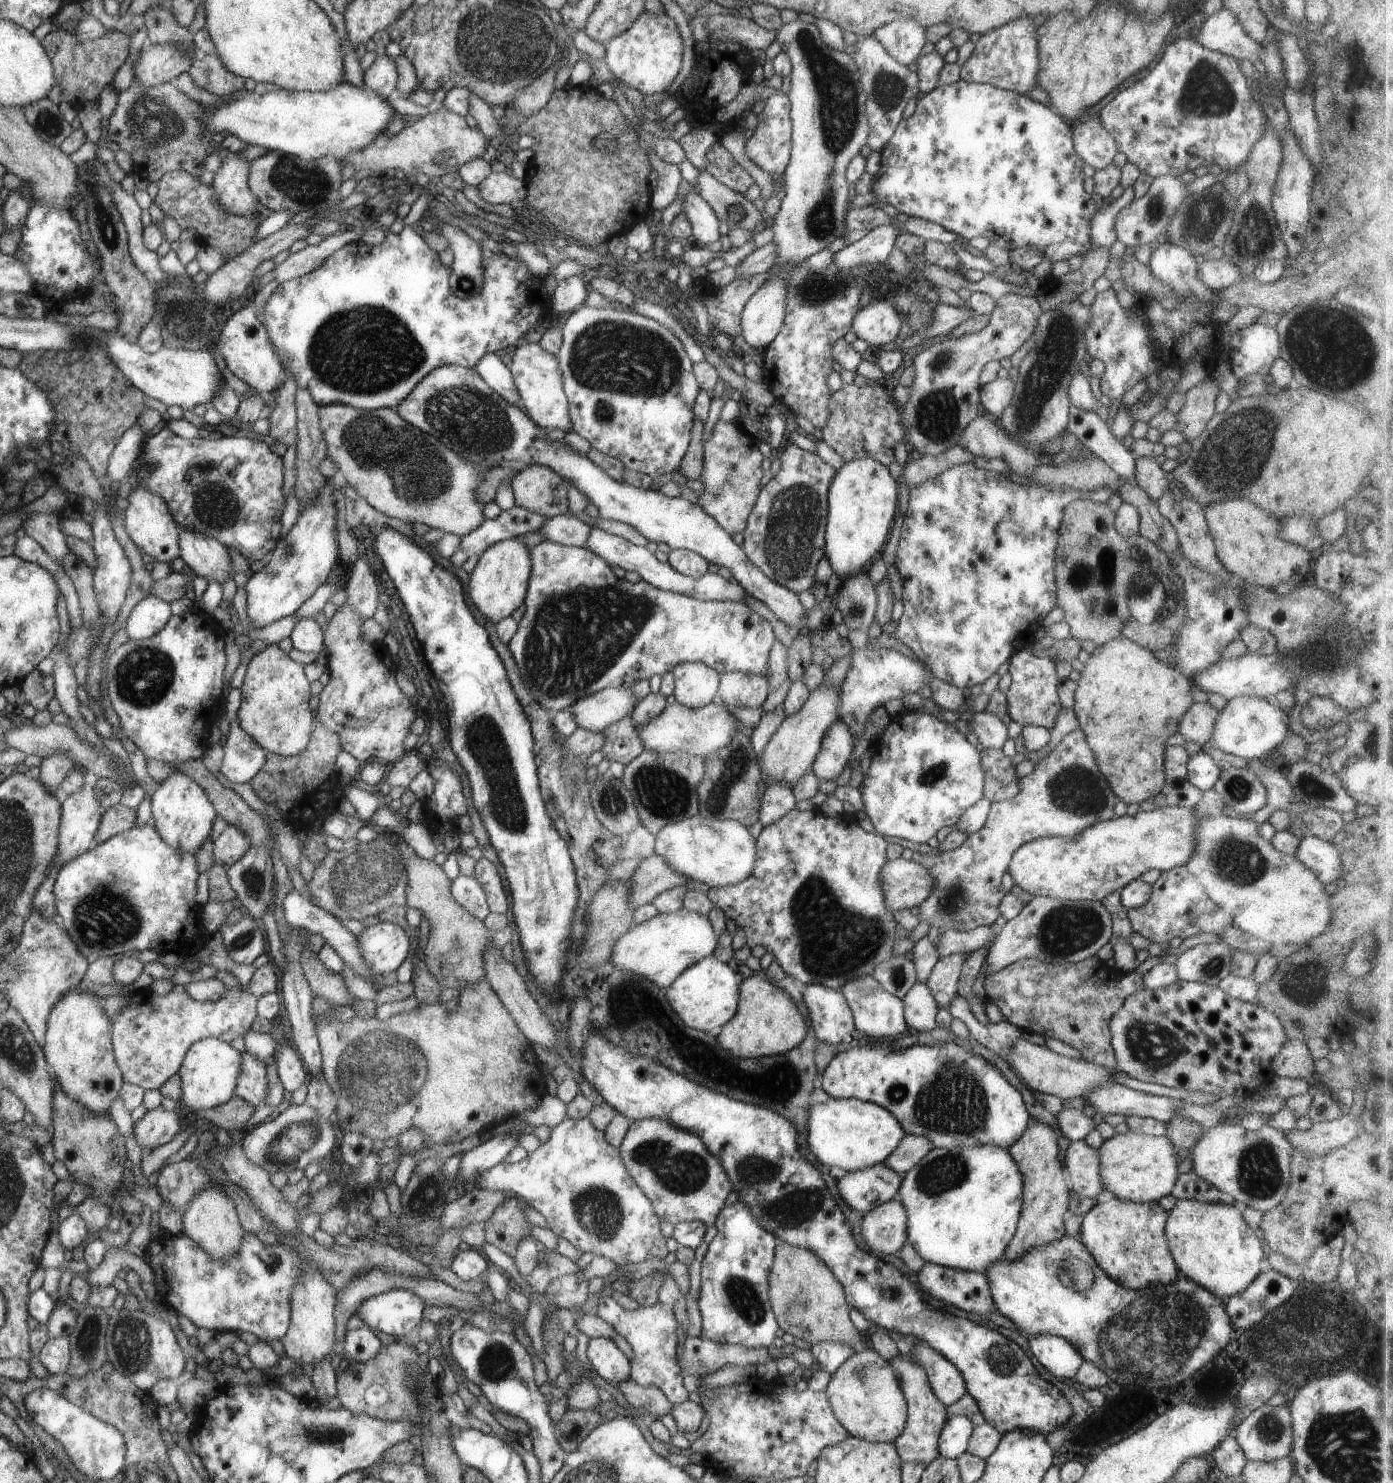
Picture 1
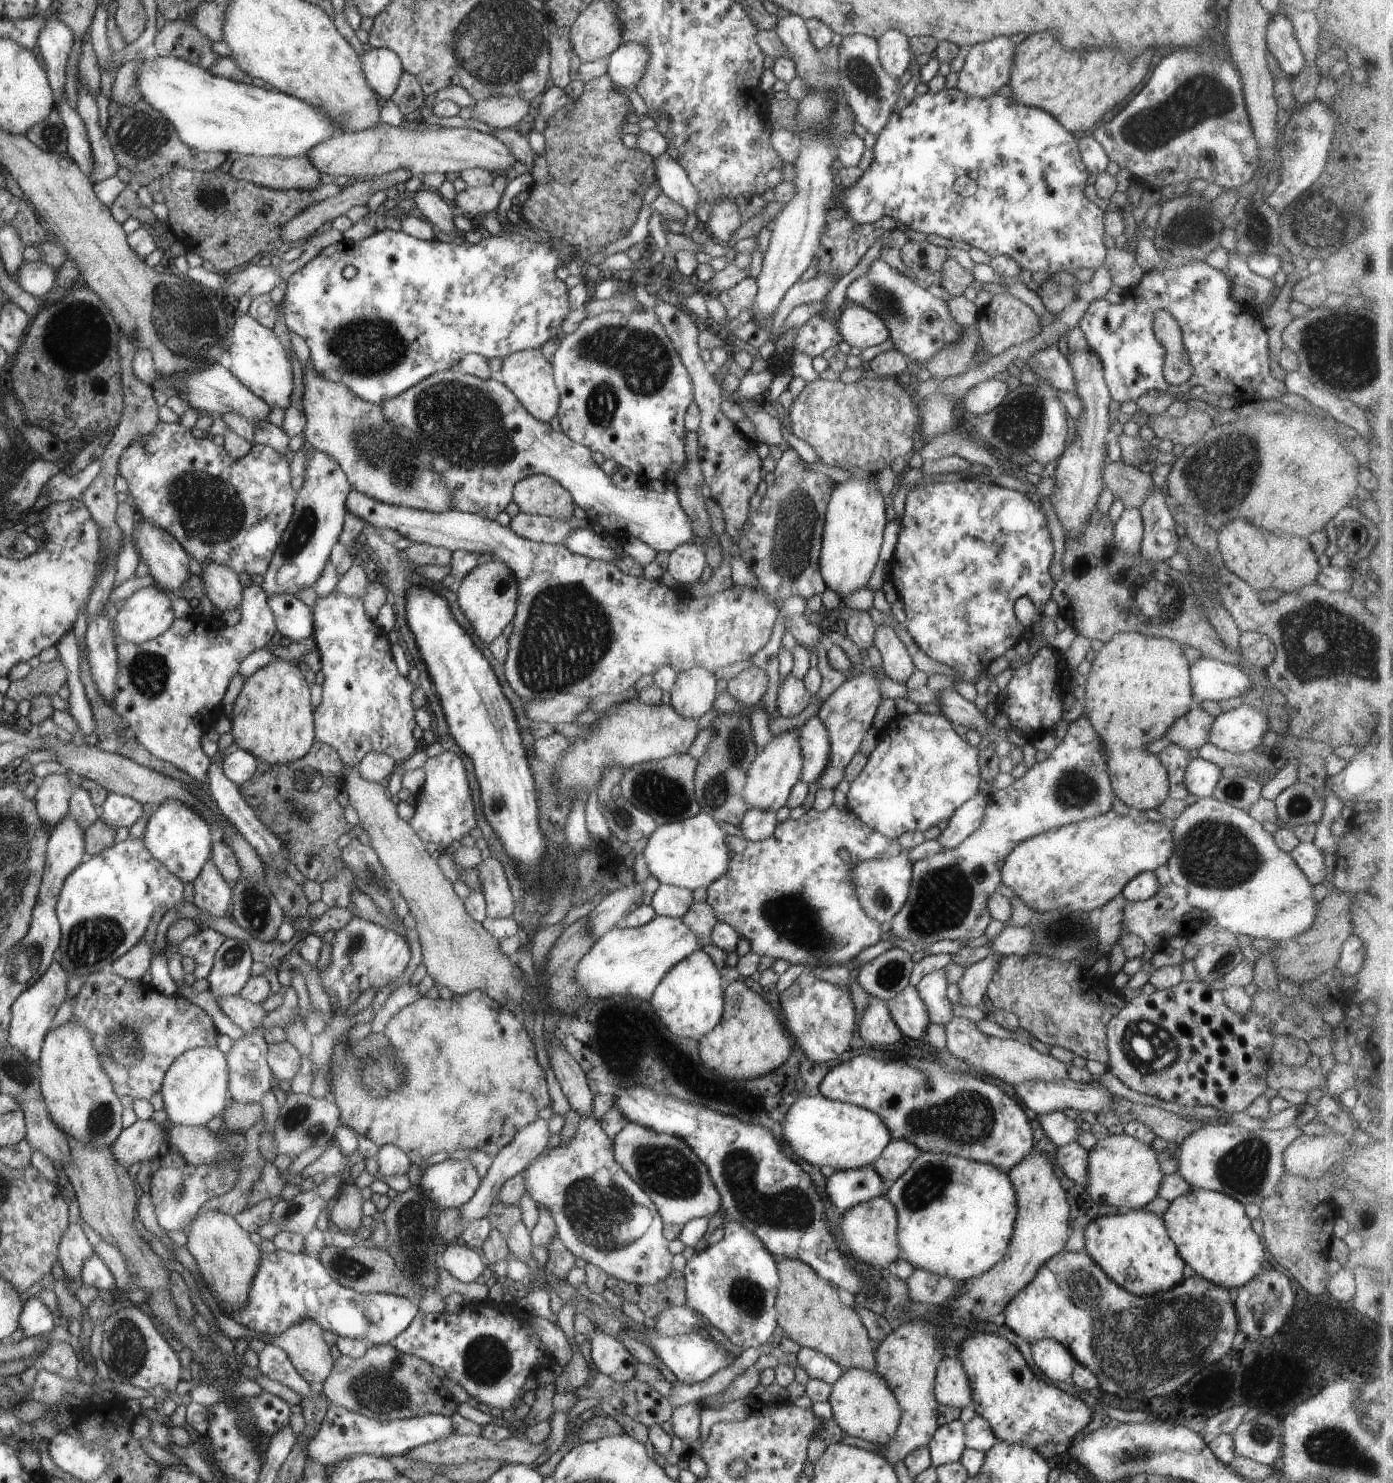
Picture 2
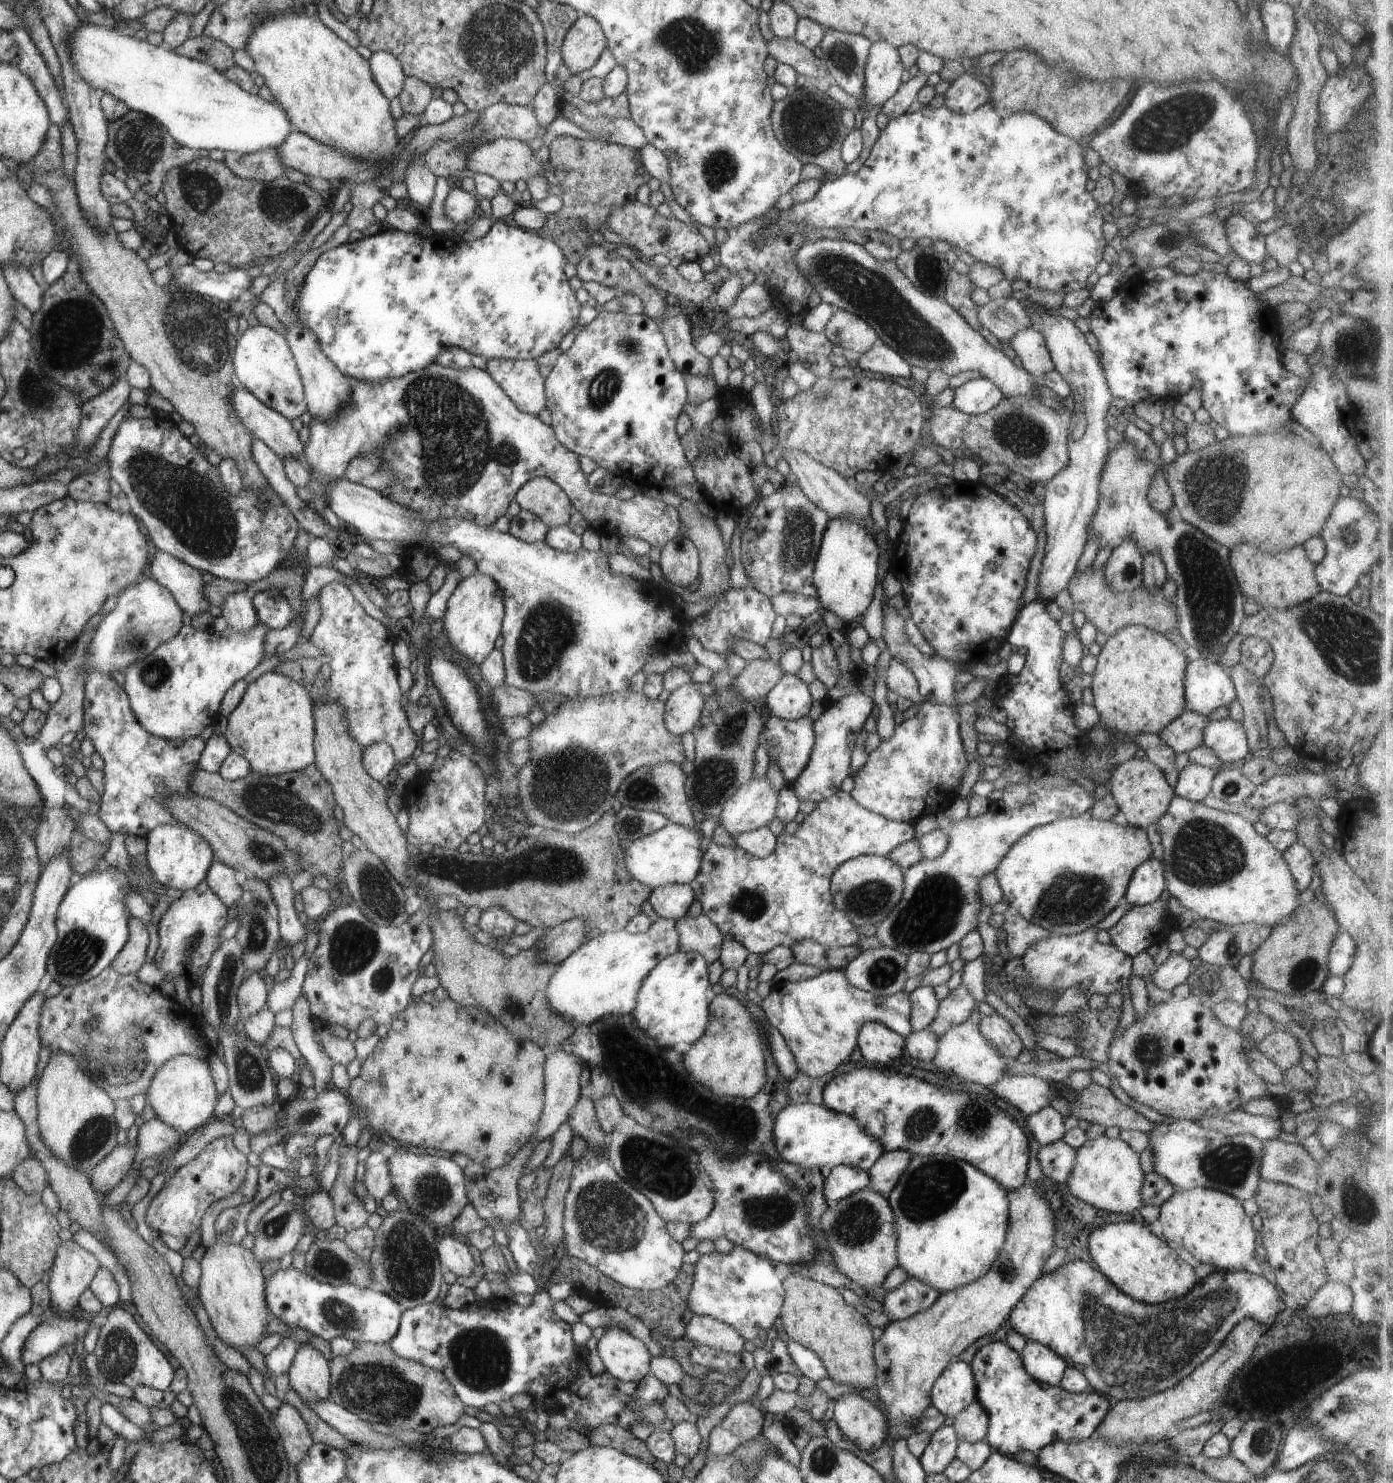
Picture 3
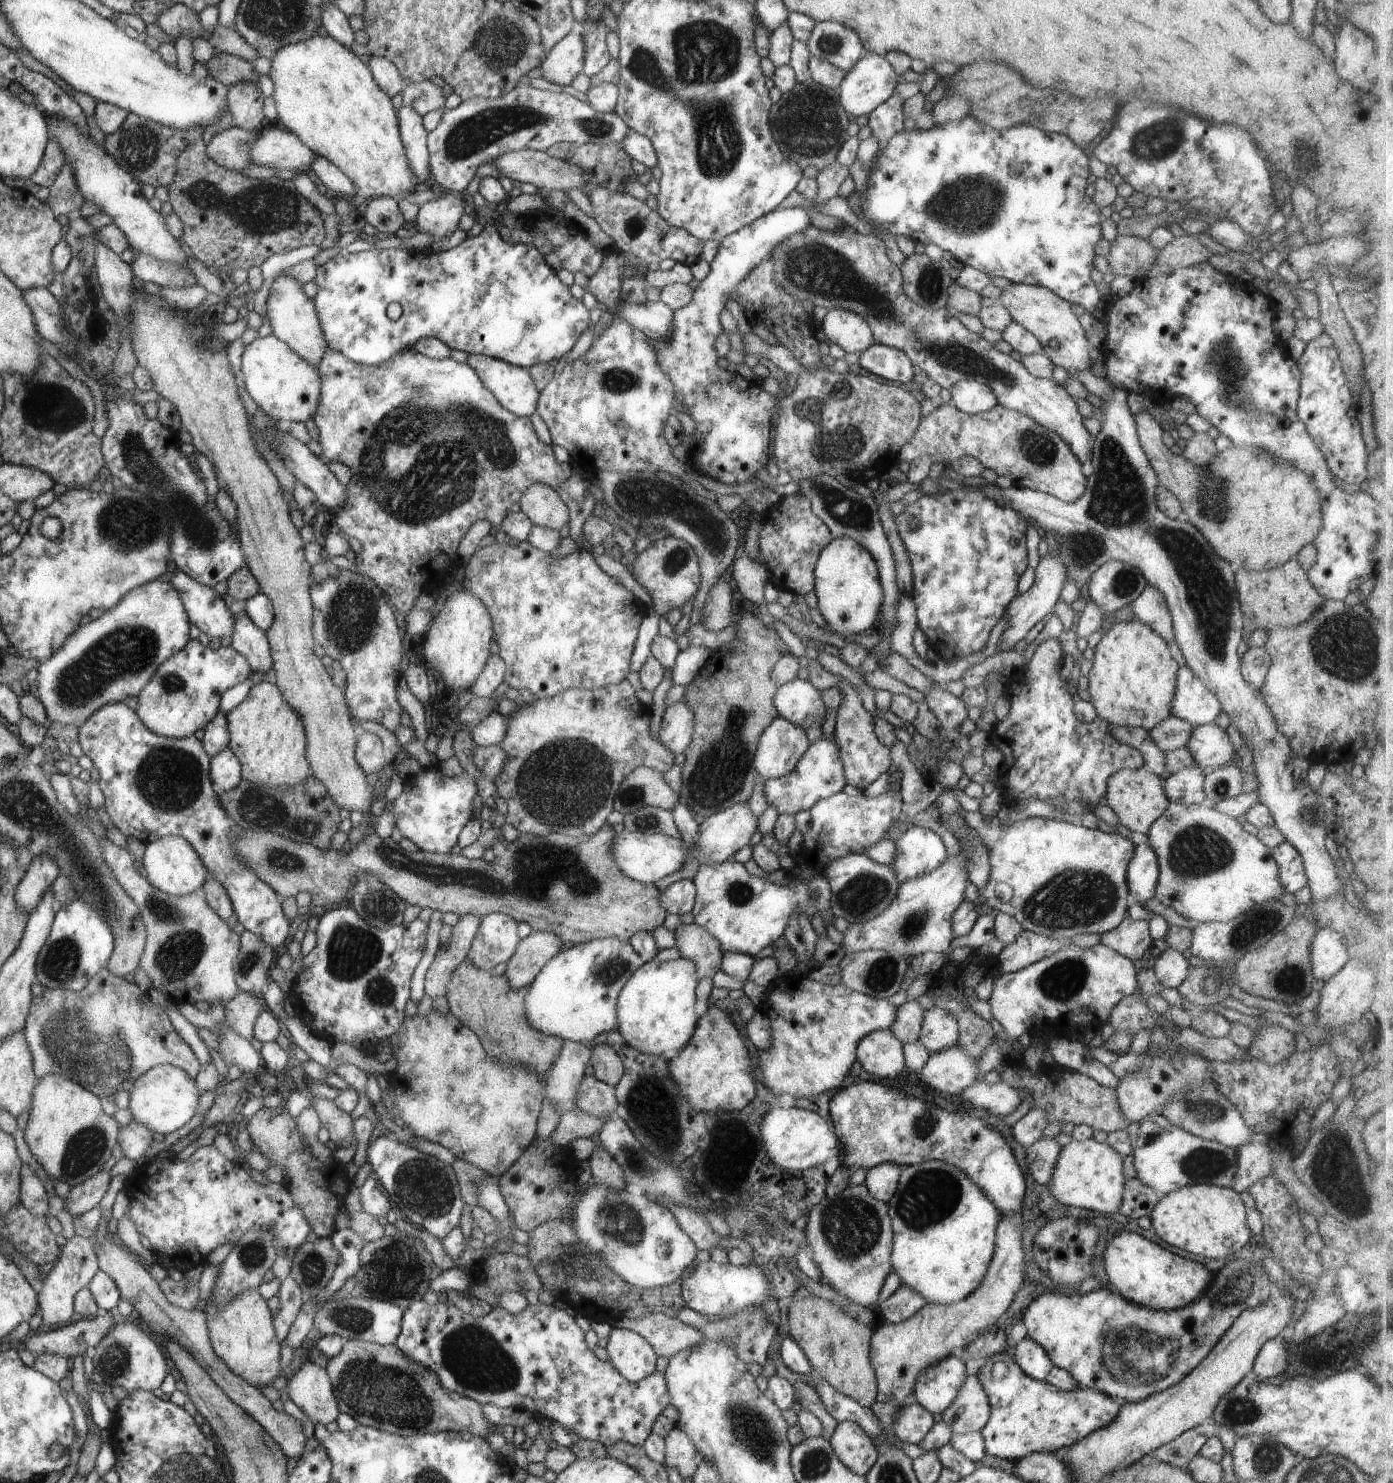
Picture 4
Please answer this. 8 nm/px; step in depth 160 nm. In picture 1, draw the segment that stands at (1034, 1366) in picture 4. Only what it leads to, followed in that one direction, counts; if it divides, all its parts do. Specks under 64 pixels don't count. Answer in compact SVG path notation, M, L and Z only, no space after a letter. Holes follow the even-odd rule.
M1041 1334L1031 1335L1028 1339L1030 1350L1038 1362L1061 1381L1074 1378L1076 1371L1085 1361L1079 1350L1062 1337Z

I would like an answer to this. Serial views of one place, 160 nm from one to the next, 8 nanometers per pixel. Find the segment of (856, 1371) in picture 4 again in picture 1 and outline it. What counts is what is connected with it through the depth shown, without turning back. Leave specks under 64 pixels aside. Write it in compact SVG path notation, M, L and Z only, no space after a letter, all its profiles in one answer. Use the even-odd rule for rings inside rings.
M778 1239L768 1286L771 1309L785 1333L802 1338L812 1345L828 1341L852 1347L855 1352L867 1346L864 1333L858 1331L850 1321L850 1305L842 1285L813 1252ZM801 1298L802 1310L796 1311L793 1318L788 1308L796 1308L792 1304Z

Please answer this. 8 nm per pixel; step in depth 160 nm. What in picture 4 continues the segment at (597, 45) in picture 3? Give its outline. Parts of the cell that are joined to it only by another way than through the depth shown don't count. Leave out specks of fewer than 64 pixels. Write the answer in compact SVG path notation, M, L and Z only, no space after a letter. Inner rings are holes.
M576 22L569 34L557 42L539 64L542 78L552 84L559 84L565 91L571 90L572 81L583 72L585 44L581 30L580 24Z

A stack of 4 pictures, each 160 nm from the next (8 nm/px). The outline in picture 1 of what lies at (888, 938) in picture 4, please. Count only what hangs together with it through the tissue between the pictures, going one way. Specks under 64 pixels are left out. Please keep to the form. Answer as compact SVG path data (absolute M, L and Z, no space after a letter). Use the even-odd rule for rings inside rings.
M1080 727L1064 736L1058 746L1055 746L1045 758L1036 763L1026 776L1020 777L1018 786L1019 791L1012 798L992 803L986 824L966 837L962 846L942 853L939 857L904 850L902 856L905 859L920 863L930 871L934 879L929 895L925 901L921 902L921 906L914 910L919 921L924 920L930 927L942 928L945 931L954 929L964 933L976 927L989 928L1001 915L999 904L1003 894L1000 884L1010 864L1011 856L1018 850L1018 847L1044 837L1076 836L1094 823L1114 818L1116 815L1113 808L1120 800L1113 793L1106 777L1100 772L1094 751Z

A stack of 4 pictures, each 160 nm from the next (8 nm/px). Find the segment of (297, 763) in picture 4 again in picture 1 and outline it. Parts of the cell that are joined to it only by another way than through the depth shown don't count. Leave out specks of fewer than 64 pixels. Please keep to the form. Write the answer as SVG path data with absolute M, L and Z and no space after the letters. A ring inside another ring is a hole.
M270 643L268 648L251 657L248 669L240 686L241 703L237 716L240 720L240 728L253 738L268 753L276 753L283 757L293 757L300 754L309 746L314 733L314 716L308 700L310 700L310 682L304 674L304 665L290 660L288 654L284 654L278 644Z

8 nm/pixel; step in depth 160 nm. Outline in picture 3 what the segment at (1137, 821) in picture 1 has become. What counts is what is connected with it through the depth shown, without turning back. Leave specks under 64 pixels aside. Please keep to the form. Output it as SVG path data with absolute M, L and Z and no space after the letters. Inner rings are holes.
M1082 813L1032 827L1010 847L994 874L1003 892L1002 900L1008 903L1011 911L1050 934L1075 935L1095 927L1116 908L1125 896L1132 873L1146 859L1152 858L1152 851L1146 830L1116 824L1110 819L1101 821L1089 813Z

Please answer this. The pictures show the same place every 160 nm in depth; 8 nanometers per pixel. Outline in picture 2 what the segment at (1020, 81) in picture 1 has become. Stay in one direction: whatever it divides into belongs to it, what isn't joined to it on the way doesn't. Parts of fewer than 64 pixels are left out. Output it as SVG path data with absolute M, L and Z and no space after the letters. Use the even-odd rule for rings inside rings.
M996 37L974 45L958 74L956 89L967 97L990 98L1009 81L1014 44L1010 37Z

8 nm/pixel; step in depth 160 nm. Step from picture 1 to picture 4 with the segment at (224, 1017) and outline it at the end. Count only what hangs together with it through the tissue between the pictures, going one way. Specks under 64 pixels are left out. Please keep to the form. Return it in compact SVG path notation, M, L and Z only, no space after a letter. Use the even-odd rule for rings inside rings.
M106 967L102 968L82 990L44 989L42 995L33 998L32 1013L30 1013L28 1017L28 1023L23 1033L25 1034L25 1039L29 1043L29 1049L32 1051L34 1070L36 1071L38 1080L49 1077L50 1075L61 1075L62 1078L76 1080L80 1086L85 1087L86 1090L93 1091L93 1093L99 1097L112 1096L118 1091L129 1091L141 1074L144 1074L147 1070L158 1065L172 1065L178 1067L180 1070L185 1070L193 1079L195 1079L198 1072L200 1072L201 1064L199 1060L196 1058L194 1052L192 1052L190 1046L188 1046L188 1044L180 1038L179 1033L174 1030L168 1012L156 1006L150 1000L149 994L146 991L143 992L140 990L136 983L127 982L124 977L113 975Z

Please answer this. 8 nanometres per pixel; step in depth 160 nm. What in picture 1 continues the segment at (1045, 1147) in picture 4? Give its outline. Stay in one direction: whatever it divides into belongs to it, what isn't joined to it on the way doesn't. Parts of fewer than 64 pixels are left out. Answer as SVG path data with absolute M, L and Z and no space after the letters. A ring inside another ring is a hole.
M1072 1141L1066 1150L1064 1164L1075 1193L1093 1199L1105 1195L1098 1151L1090 1148L1086 1141Z

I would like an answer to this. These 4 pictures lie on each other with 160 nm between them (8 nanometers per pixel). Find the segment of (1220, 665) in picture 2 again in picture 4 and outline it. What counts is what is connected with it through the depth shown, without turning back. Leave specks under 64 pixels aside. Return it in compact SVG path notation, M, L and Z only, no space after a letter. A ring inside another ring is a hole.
M1184 665L1178 669L1177 685L1169 714L1189 722L1193 727L1214 723L1222 705L1203 682Z

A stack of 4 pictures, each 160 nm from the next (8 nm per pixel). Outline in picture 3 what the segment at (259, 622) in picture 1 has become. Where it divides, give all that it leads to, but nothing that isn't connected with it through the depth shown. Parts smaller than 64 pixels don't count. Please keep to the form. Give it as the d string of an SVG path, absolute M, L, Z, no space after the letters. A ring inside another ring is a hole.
M436 362L417 371L409 372L401 377L382 379L378 382L368 382L364 379L352 379L351 397L337 412L337 417L325 421L320 417L312 417L310 441L305 445L305 464L311 480L307 485L313 490L313 497L307 503L296 493L296 487L288 480L283 460L262 442L256 439L252 444L252 458L265 476L271 489L289 507L297 519L297 523L310 535L316 537L334 537L339 535L320 511L323 503L327 505L325 494L329 486L343 477L348 462L355 457L366 456L370 452L381 455L385 468L397 475L397 483L379 493L384 498L421 515L430 521L441 521L445 518L464 519L490 527L507 514L509 506L516 500L517 493L533 478L546 477L558 483L569 495L575 511L578 510L587 520L589 528L620 538L633 536L657 546L662 550L670 539L675 539L680 526L679 510L667 505L666 502L654 500L643 494L636 494L627 501L618 500L614 495L595 493L589 489L587 474L580 469L577 454L570 452L561 442L557 441L550 422L542 422L538 414L523 412L494 382L492 375L486 369L470 367L458 370L445 367Z

